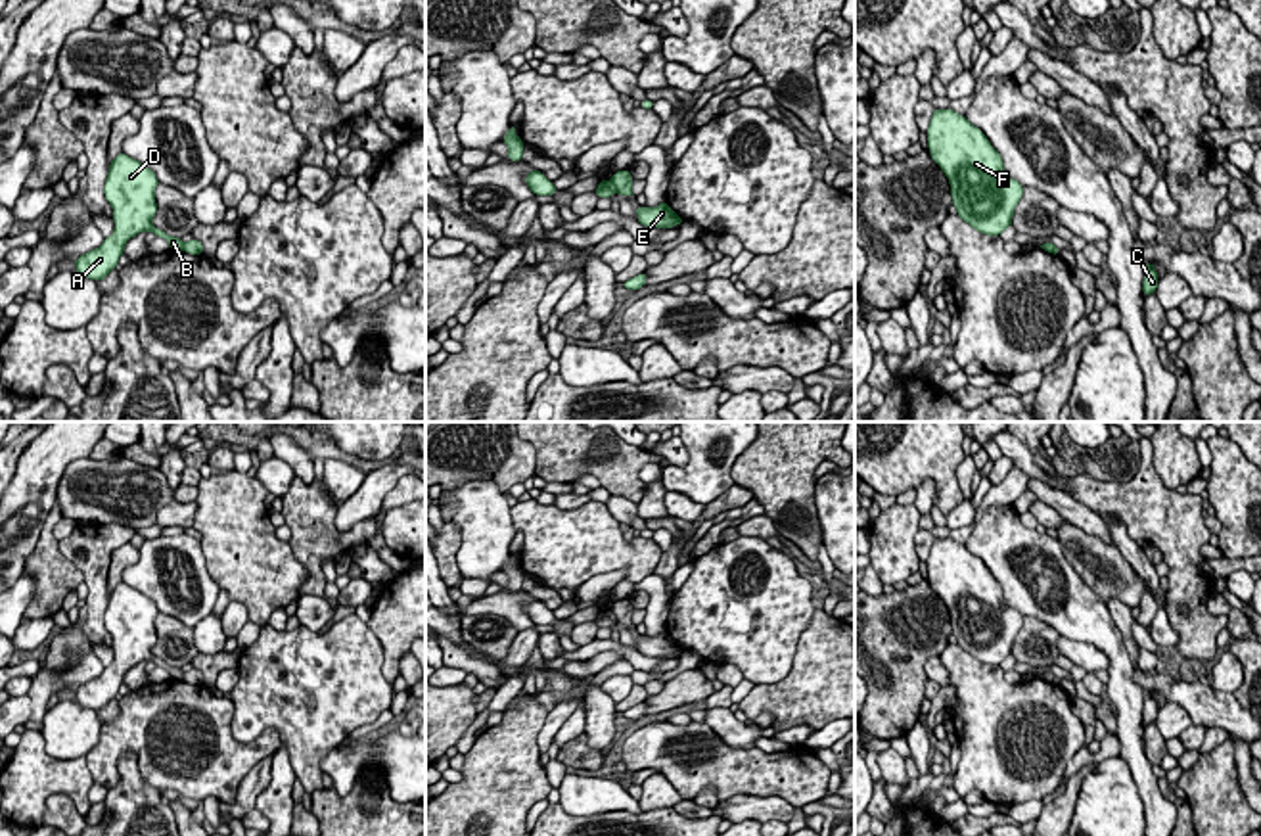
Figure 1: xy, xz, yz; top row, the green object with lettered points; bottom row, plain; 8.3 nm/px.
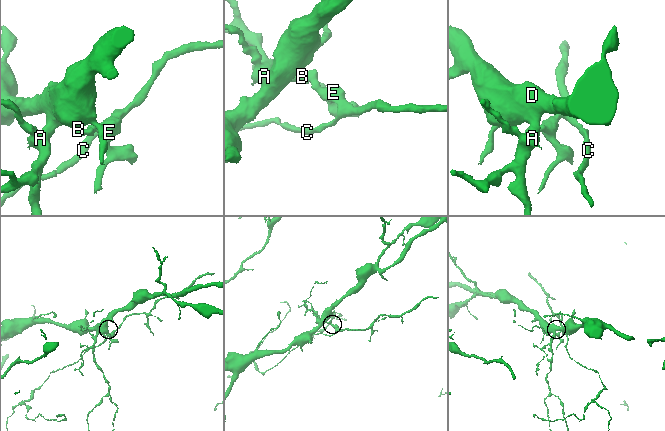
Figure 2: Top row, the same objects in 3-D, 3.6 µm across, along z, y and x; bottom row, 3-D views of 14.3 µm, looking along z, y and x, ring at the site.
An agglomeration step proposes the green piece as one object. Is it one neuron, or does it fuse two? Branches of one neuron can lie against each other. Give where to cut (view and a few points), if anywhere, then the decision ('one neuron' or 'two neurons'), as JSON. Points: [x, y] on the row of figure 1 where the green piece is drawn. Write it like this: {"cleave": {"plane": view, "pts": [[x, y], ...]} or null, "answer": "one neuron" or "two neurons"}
{"cleave": {"plane": "xz", "pts": [[610, 181], [618, 192]]}, "answer": "two neurons"}

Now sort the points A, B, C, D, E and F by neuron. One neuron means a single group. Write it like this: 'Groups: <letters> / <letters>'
Groups: A B D F / C E

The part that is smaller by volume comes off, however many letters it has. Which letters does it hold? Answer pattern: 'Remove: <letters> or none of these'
Remove: C, E

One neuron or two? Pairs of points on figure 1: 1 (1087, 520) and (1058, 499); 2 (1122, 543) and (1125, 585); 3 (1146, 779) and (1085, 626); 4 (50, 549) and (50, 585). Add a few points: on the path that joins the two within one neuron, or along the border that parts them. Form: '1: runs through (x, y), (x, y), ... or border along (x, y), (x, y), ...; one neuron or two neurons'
1: runs through (1079, 514), (1066, 507); one neuron
2: border along (1112, 545), (1150, 591); two neurons
3: runs through (1133, 741), (1129, 698), (1120, 685), (1120, 660); one neuron
4: runs through (50, 558), (50, 576); one neuron

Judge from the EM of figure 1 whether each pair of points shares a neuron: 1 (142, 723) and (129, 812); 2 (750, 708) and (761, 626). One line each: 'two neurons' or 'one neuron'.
1: two neurons
2: two neurons

